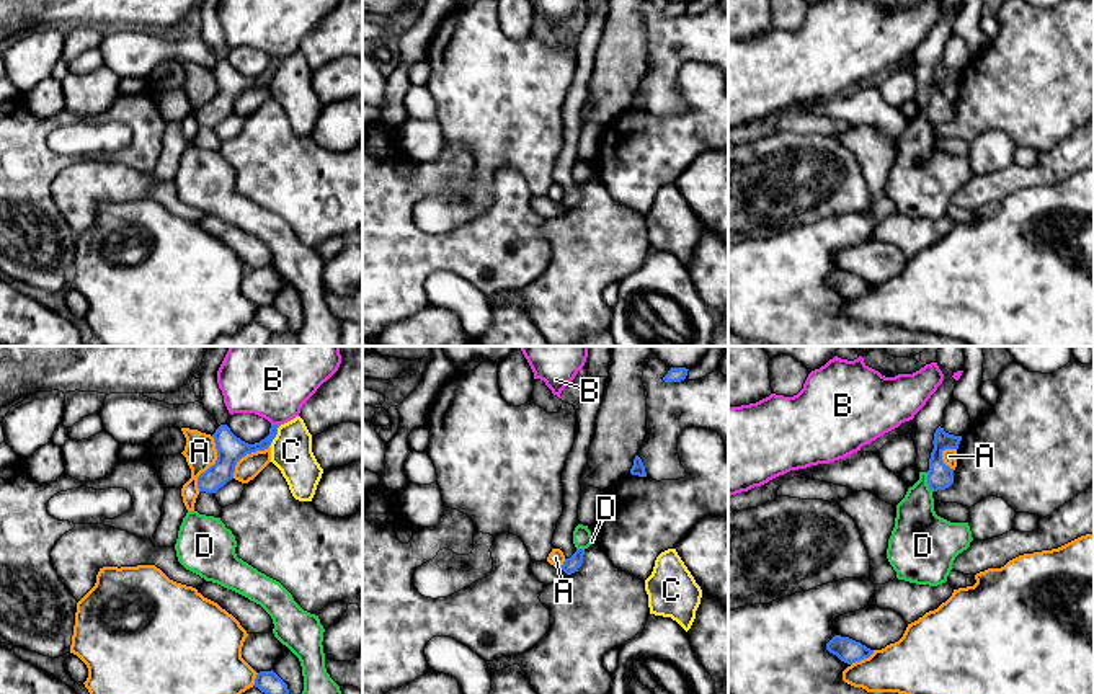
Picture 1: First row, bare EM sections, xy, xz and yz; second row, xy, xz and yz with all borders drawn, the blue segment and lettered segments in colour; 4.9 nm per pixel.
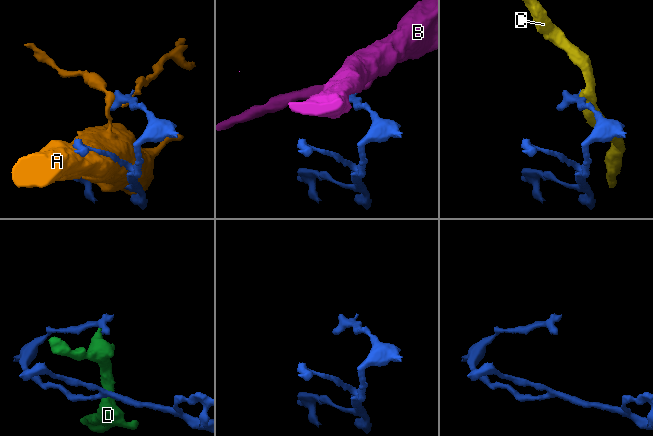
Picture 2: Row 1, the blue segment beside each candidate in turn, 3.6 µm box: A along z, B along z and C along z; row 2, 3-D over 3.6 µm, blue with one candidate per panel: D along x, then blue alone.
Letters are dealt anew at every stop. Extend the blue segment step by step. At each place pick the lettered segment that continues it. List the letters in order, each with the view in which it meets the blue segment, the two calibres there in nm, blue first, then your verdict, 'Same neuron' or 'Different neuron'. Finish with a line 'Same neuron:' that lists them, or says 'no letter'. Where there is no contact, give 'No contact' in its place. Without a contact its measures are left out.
A: Touches blue in xy. Thickness 140 nm (blue) against 160 nm. Different neuron
B: Touches blue in xy. Thickness 140 nm (blue) against 280 nm. Different neuron
C: Touches blue in xy. Thickness 140 nm (blue) against 200 nm. Different neuron
D: Touches blue in yz. Thickness 130 nm (blue) against 240 nm. Different neuron
Same neuron: no letter

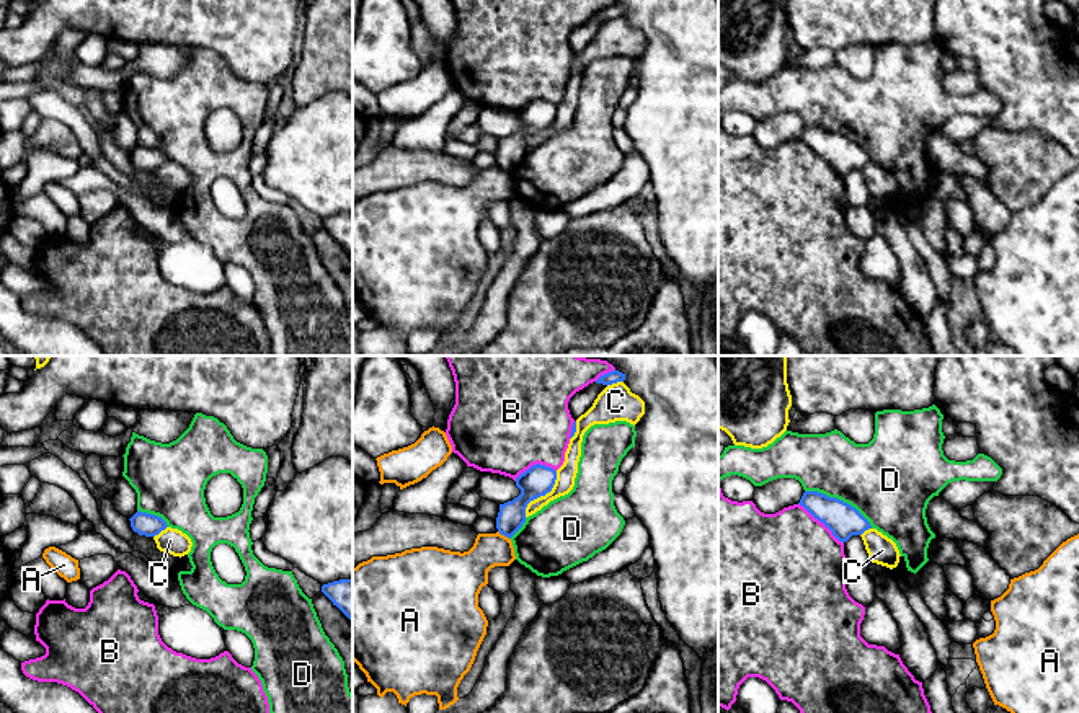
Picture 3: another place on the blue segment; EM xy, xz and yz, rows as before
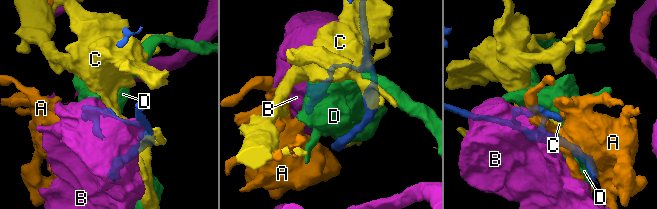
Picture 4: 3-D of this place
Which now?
A: Touches blue in xz. Thickness 140 nm (blue) against 190 nm. Different neuron
B: Touches blue in yz. Thickness 160 nm (blue) against 480 nm. Different neuron
C: Touches blue in xz. Thickness 150 nm (blue) against 100 nm. Different neuron
D: Touches blue in yz. Thickness 160 nm (blue) against 400 nm. Different neuron
Same neuron: no letter

